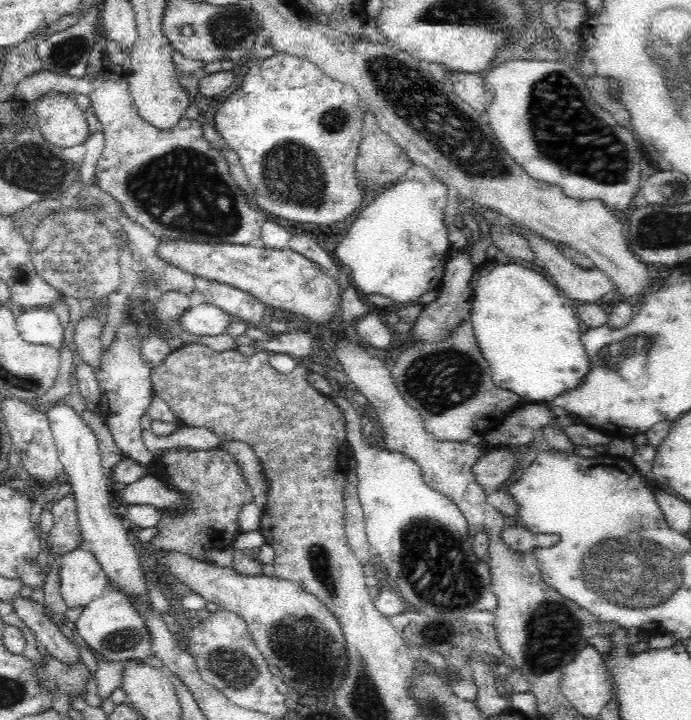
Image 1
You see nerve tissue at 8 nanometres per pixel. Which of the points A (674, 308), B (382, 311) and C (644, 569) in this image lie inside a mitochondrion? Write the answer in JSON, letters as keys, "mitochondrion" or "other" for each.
{"A":"other","B":"other","C":"mitochondrion"}

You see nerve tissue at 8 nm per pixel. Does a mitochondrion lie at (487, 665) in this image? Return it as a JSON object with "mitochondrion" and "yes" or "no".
{"mitochondrion":"no"}

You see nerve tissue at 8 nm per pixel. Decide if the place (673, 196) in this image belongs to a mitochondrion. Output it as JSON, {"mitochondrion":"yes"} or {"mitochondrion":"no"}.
{"mitochondrion":"yes"}

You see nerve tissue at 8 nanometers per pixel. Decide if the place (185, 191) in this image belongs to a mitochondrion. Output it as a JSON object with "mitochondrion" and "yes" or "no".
{"mitochondrion":"yes"}

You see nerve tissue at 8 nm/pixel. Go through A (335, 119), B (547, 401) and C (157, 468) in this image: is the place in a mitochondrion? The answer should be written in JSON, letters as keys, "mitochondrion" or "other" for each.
{"A":"mitochondrion","B":"other","C":"other"}

